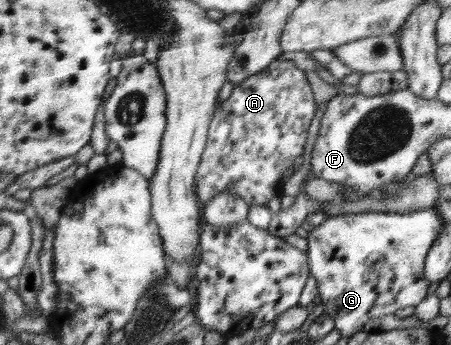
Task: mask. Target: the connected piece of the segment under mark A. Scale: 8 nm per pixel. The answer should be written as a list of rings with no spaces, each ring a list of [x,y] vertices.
[[[275,60],[261,72],[234,85],[231,95],[223,101],[210,122],[206,150],[203,151],[202,162],[198,166],[195,185],[203,207],[223,192],[239,195],[239,198],[249,206],[268,205],[271,198],[277,197],[283,190],[281,184],[283,174],[303,154],[307,128],[313,114],[315,114],[315,102],[308,78],[305,78],[305,74],[291,62]]]

